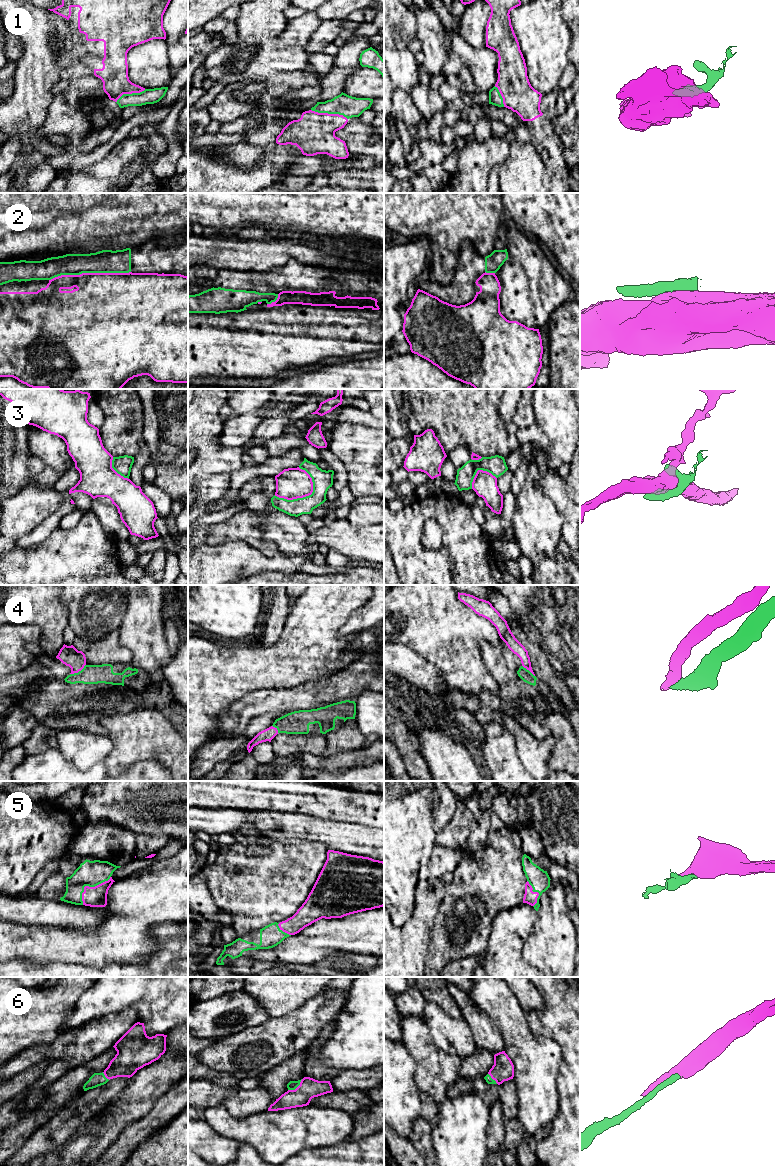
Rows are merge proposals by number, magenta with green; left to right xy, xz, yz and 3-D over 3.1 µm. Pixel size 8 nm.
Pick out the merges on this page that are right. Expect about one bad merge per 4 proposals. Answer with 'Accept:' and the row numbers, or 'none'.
Accept: 1, 5, 6

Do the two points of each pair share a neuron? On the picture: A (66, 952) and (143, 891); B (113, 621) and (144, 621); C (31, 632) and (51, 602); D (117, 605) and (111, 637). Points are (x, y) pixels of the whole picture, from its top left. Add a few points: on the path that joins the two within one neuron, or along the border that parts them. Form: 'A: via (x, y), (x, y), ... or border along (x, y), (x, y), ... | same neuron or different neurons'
A: via (88, 948), (98, 948), (133, 913) | same neuron
B: border along (122, 621), (118, 629) | different neurons
C: border along (35, 625), (39, 629), (39, 643) | different neurons
D: border along (117, 628), (99, 637), (90, 638) | different neurons

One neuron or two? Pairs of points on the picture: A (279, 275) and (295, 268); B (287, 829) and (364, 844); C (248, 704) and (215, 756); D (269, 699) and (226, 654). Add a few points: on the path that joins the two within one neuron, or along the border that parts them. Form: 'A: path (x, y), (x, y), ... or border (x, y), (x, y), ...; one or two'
A: path (283, 275), (288, 275), (291, 272); one
B: path (306, 829), (326, 831), (345, 837); one
C: border (242, 734), (236, 737), (214, 739), (211, 742); two
D: border (284, 689), (253, 690), (239, 700); two

